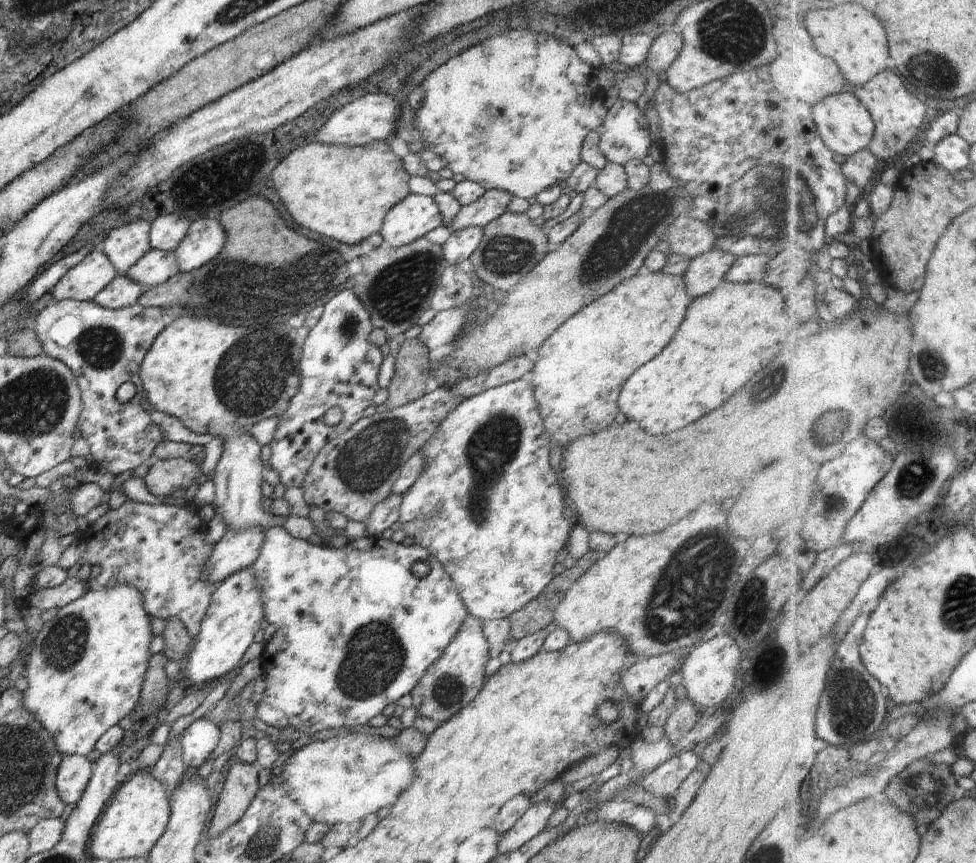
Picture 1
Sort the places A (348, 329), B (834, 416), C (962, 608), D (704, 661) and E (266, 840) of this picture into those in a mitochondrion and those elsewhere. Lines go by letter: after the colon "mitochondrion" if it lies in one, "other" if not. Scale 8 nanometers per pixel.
A: mitochondrion
B: mitochondrion
C: mitochondrion
D: other
E: mitochondrion

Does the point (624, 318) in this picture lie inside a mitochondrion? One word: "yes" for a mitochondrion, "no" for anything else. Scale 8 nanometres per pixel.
no

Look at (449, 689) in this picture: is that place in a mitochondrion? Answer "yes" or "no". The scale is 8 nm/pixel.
yes

